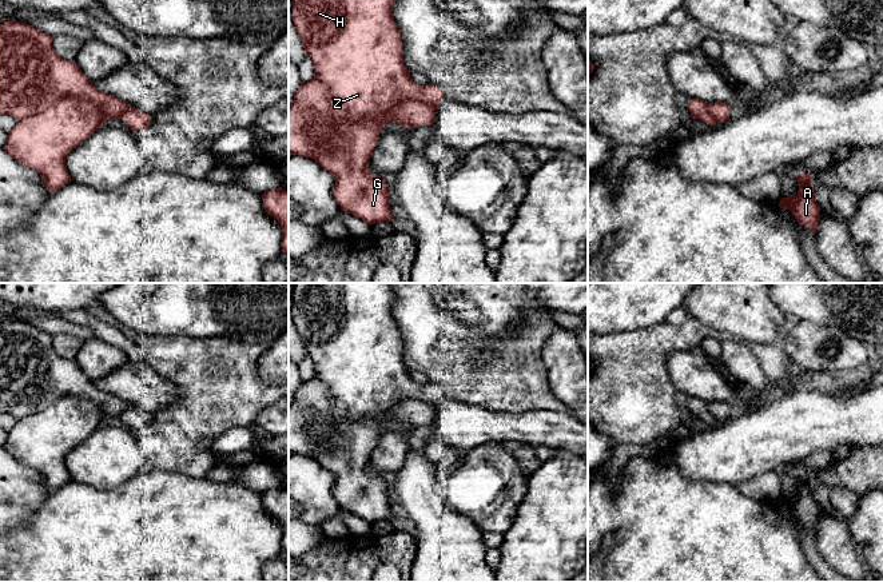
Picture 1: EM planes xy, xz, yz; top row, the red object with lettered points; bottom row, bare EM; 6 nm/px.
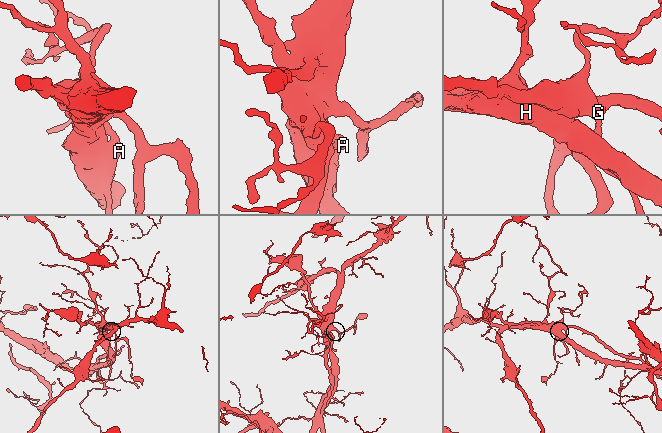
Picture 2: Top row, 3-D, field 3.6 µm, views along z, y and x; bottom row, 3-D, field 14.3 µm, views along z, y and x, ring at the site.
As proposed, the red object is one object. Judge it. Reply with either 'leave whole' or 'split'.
split

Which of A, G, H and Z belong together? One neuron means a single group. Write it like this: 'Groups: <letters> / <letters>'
Groups: A G / H Z

